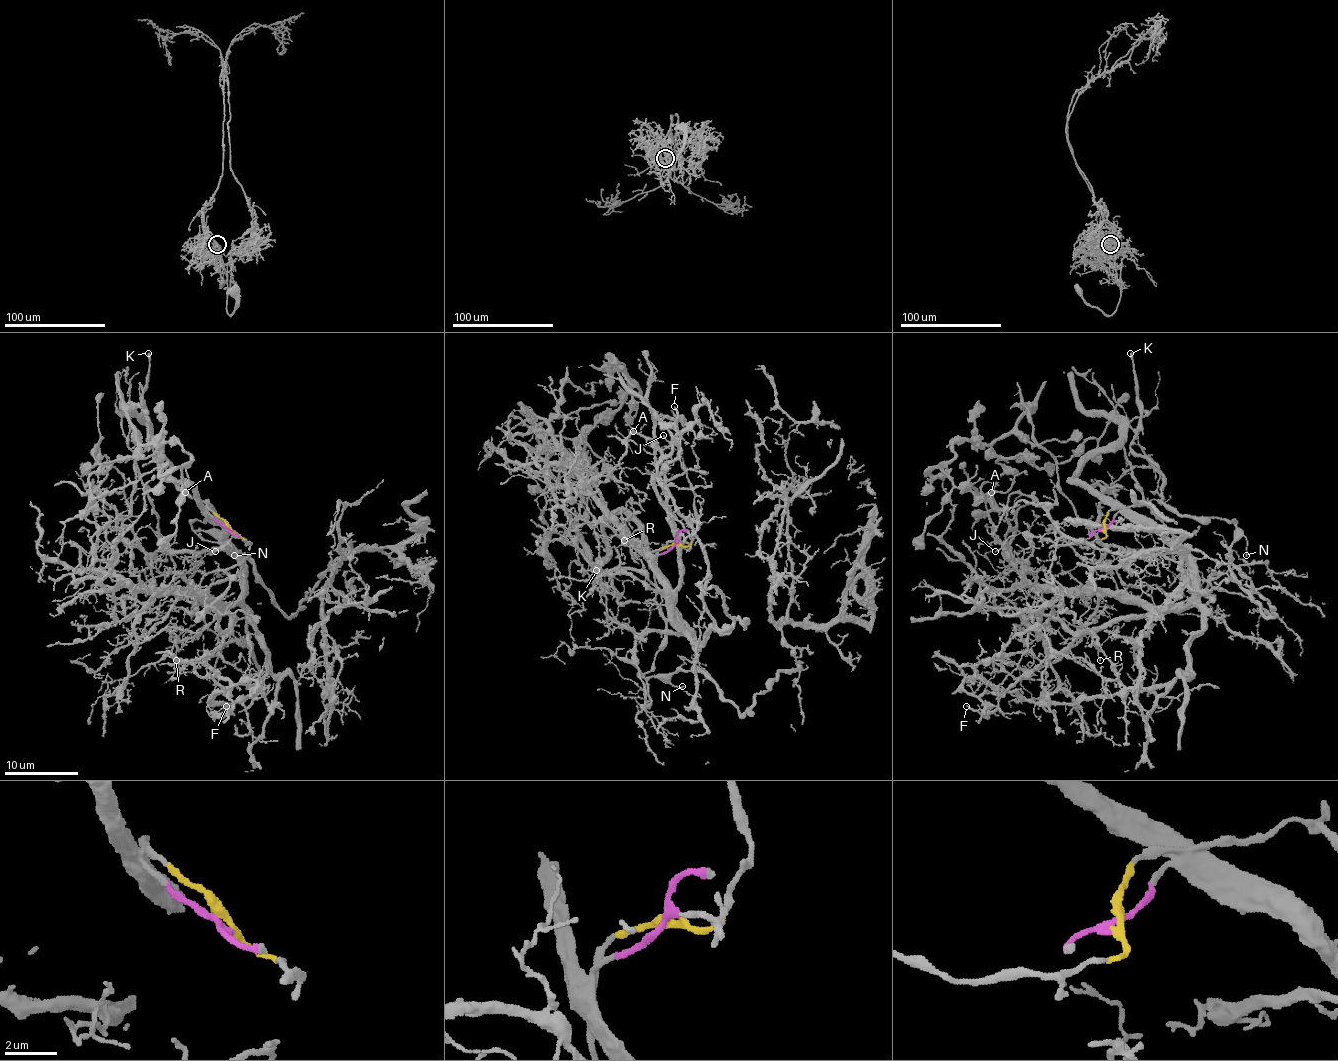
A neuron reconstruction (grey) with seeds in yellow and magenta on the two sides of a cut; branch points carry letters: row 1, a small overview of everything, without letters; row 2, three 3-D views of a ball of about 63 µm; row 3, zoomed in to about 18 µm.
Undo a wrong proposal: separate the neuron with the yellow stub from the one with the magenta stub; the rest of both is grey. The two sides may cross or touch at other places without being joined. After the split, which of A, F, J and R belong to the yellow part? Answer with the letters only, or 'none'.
J

